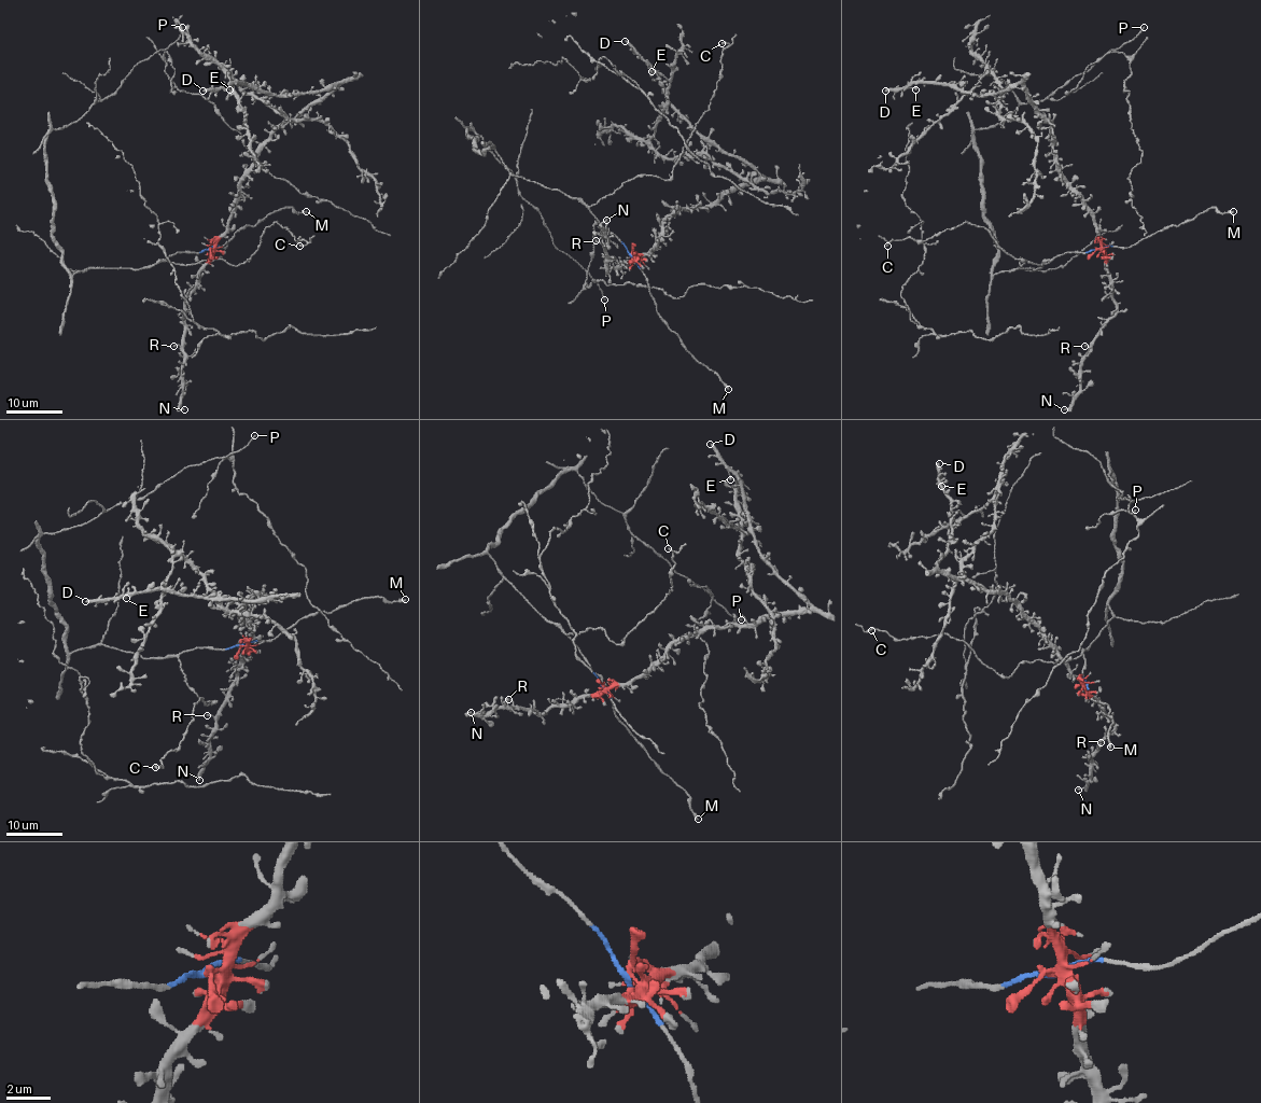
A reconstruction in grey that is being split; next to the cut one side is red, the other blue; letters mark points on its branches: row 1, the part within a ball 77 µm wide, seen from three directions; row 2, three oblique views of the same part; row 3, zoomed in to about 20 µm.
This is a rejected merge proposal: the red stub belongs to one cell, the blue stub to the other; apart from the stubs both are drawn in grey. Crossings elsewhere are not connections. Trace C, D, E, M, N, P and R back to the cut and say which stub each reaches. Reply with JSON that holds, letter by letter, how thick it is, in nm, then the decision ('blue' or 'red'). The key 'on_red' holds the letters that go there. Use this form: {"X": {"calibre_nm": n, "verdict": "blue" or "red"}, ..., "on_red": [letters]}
{"C": {"calibre_nm": 240, "verdict": "blue"}, "D": {"calibre_nm": 360, "verdict": "red"}, "E": {"calibre_nm": 220, "verdict": "red"}, "M": {"calibre_nm": 340, "verdict": "blue"}, "N": {"calibre_nm": 160, "verdict": "red"}, "P": {"calibre_nm": 180, "verdict": "blue"}, "R": {"calibre_nm": 240, "verdict": "red"}, "on_red": ["D", "E", "N", "R"]}

